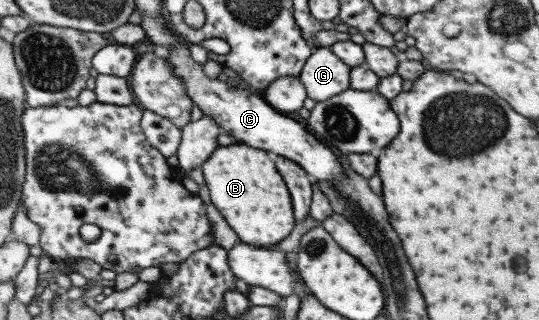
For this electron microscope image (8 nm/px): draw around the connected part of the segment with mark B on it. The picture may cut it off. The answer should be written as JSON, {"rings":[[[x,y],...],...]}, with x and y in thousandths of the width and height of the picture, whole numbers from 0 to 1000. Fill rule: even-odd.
{"rings":[[[451,447],[403,459],[369,522],[391,638],[416,675],[445,756],[495,772],[519,756],[547,703],[540,622],[494,475]]]}

